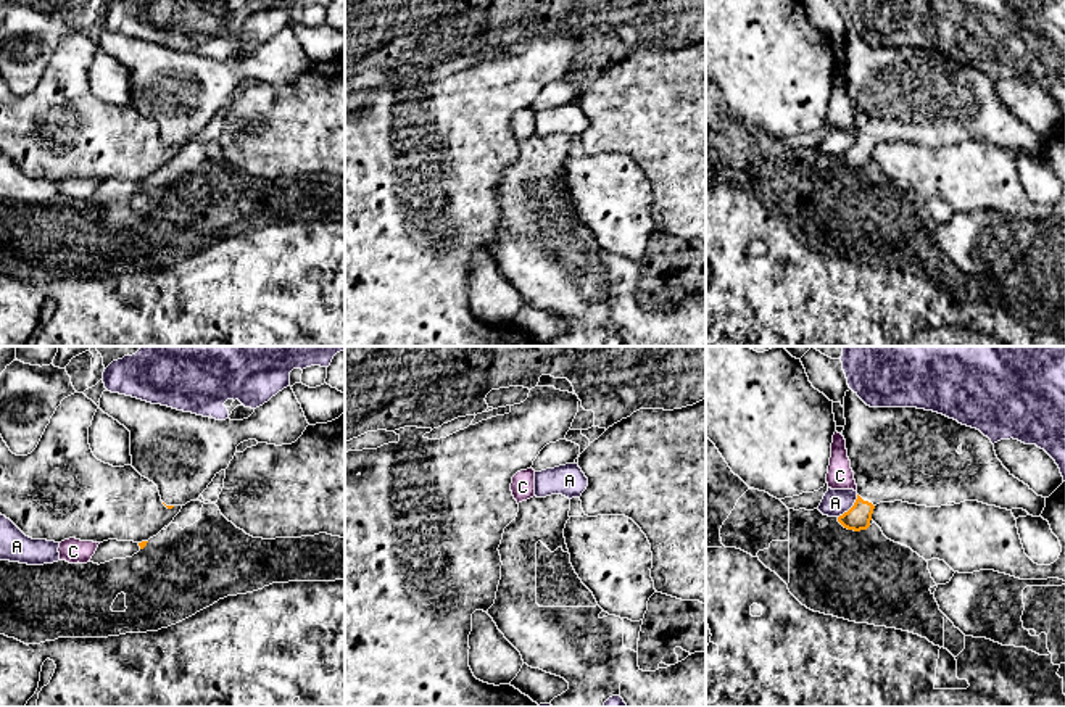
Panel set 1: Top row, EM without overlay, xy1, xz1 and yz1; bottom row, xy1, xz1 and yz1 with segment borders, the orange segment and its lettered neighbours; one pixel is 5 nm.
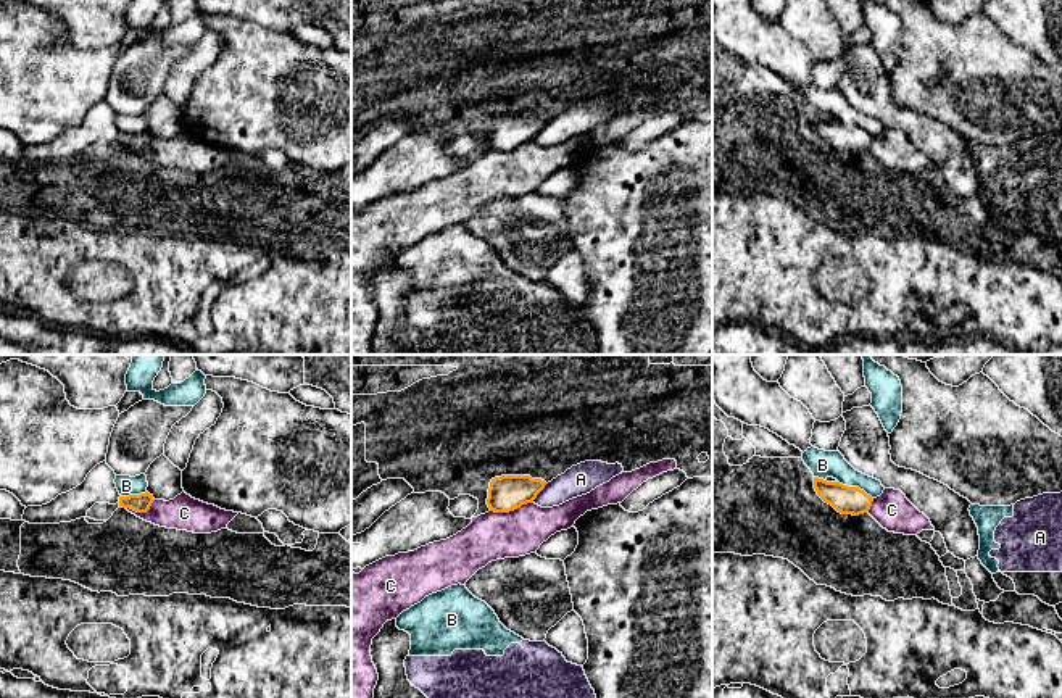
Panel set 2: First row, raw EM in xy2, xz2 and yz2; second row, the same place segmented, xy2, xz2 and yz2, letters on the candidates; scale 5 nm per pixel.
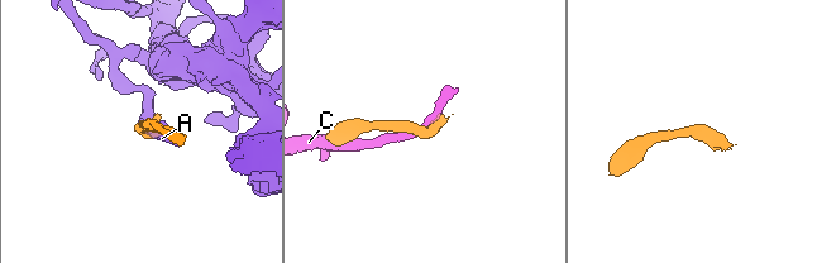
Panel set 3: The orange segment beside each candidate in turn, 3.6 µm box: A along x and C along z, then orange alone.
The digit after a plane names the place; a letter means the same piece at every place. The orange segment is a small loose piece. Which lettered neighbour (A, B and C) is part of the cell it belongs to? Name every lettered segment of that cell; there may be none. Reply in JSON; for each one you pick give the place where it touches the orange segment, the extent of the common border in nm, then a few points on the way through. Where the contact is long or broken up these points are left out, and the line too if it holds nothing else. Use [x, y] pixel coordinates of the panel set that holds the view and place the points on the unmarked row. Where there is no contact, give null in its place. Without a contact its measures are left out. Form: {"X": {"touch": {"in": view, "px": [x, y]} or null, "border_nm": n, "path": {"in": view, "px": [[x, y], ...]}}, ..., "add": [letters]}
{"add": []}

